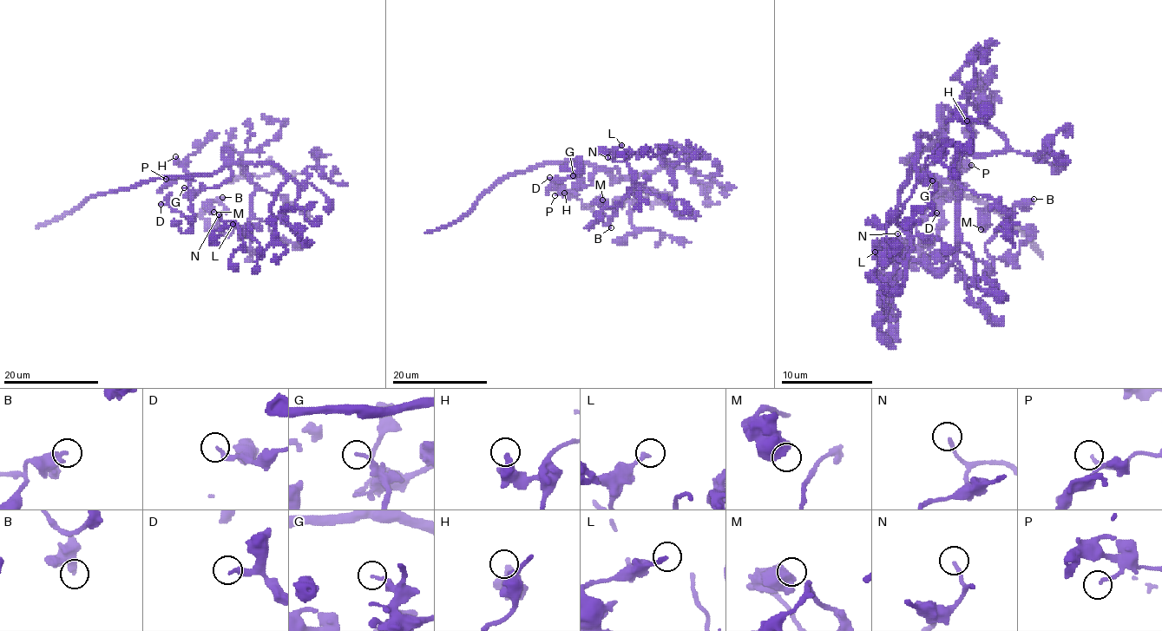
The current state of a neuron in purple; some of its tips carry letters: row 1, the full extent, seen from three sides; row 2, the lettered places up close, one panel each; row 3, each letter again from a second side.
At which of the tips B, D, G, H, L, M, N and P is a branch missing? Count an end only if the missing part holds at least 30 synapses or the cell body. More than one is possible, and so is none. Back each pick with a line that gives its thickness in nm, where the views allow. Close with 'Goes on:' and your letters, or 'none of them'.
N: 180 nm
Goes on: N

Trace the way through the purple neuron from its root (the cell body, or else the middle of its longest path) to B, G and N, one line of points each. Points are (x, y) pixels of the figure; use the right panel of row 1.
B: (925, 147), (943, 134), (957, 148), (957, 247), (992, 270), (985, 243), (1017, 206), (1033, 199)
G: (925, 147), (942, 141), (939, 155), (921, 169), (923, 180), (948, 183), (953, 190), (943, 193), (932, 180)
N: (925, 147), (943, 134), (957, 148), (957, 247), (939, 270), (928, 270), (904, 254), (897, 233)

